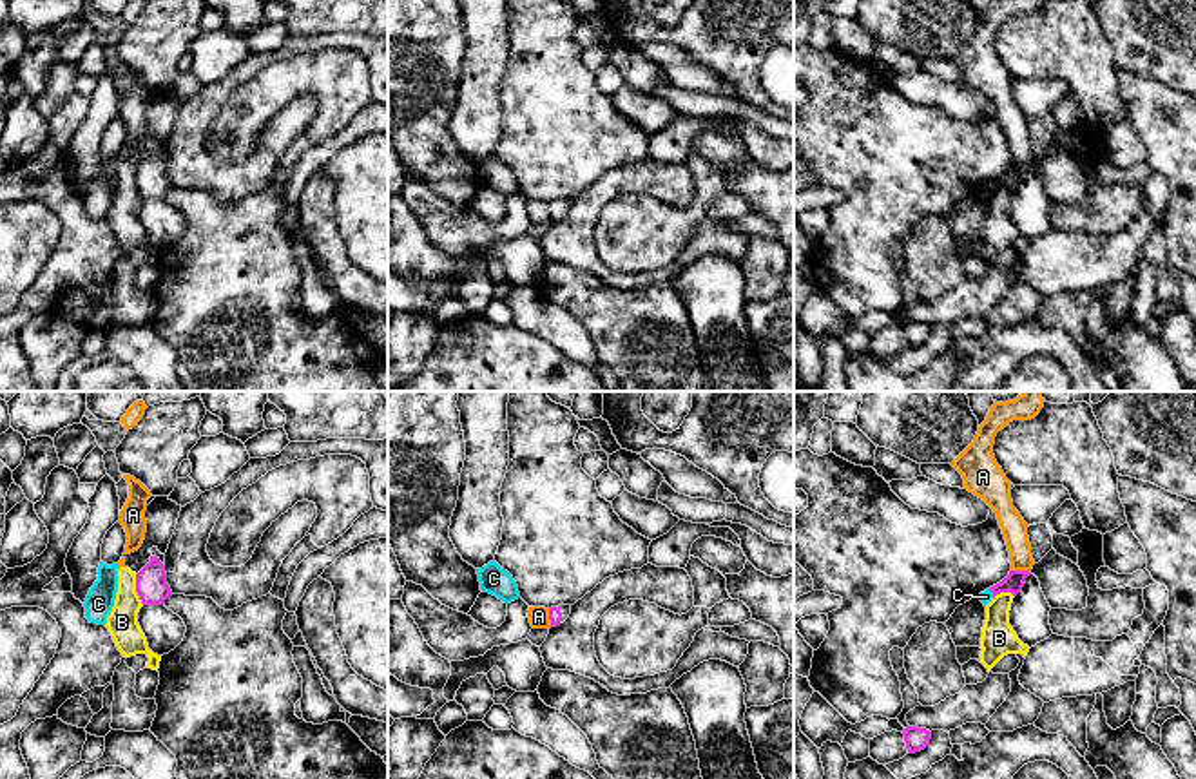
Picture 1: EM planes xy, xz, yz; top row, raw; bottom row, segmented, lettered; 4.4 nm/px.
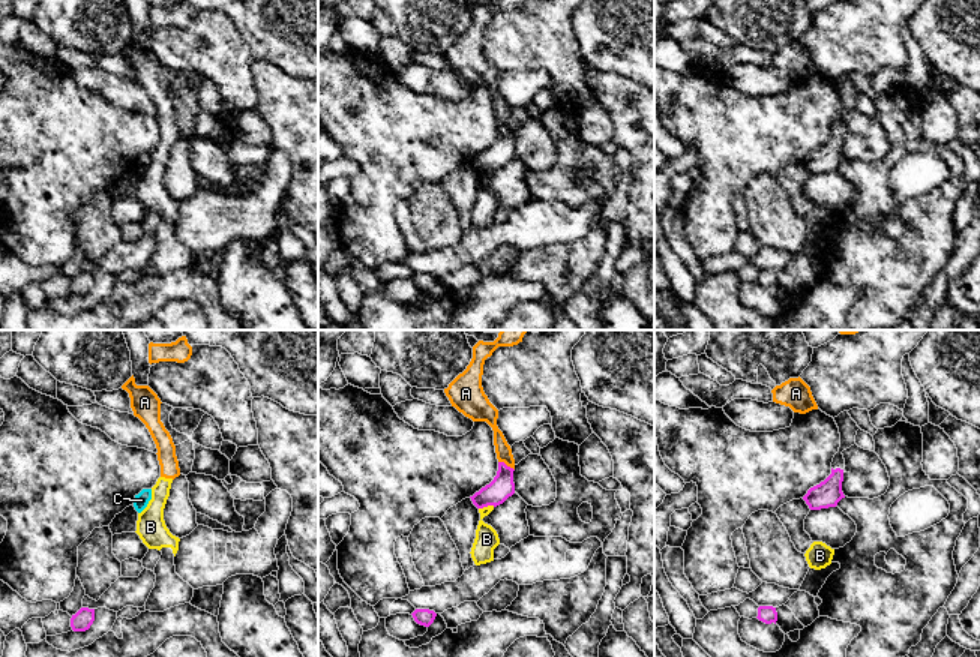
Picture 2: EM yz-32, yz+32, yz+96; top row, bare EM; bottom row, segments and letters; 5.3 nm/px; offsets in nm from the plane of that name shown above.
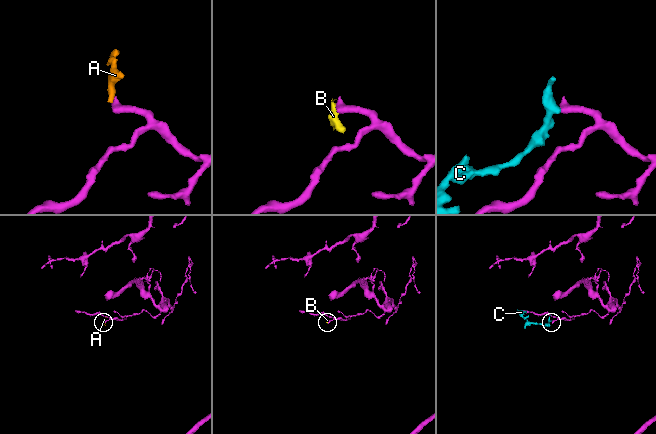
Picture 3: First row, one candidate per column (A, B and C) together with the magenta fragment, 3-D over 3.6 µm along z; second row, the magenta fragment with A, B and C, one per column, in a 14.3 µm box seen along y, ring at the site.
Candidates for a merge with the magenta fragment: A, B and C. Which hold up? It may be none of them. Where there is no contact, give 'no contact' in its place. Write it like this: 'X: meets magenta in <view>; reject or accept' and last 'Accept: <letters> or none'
A: meets magenta in yz; reject
B: meets magenta in xy; reject
C: meets magenta in yz; reject
Accept: none

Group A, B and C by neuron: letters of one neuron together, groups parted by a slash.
A B / C

